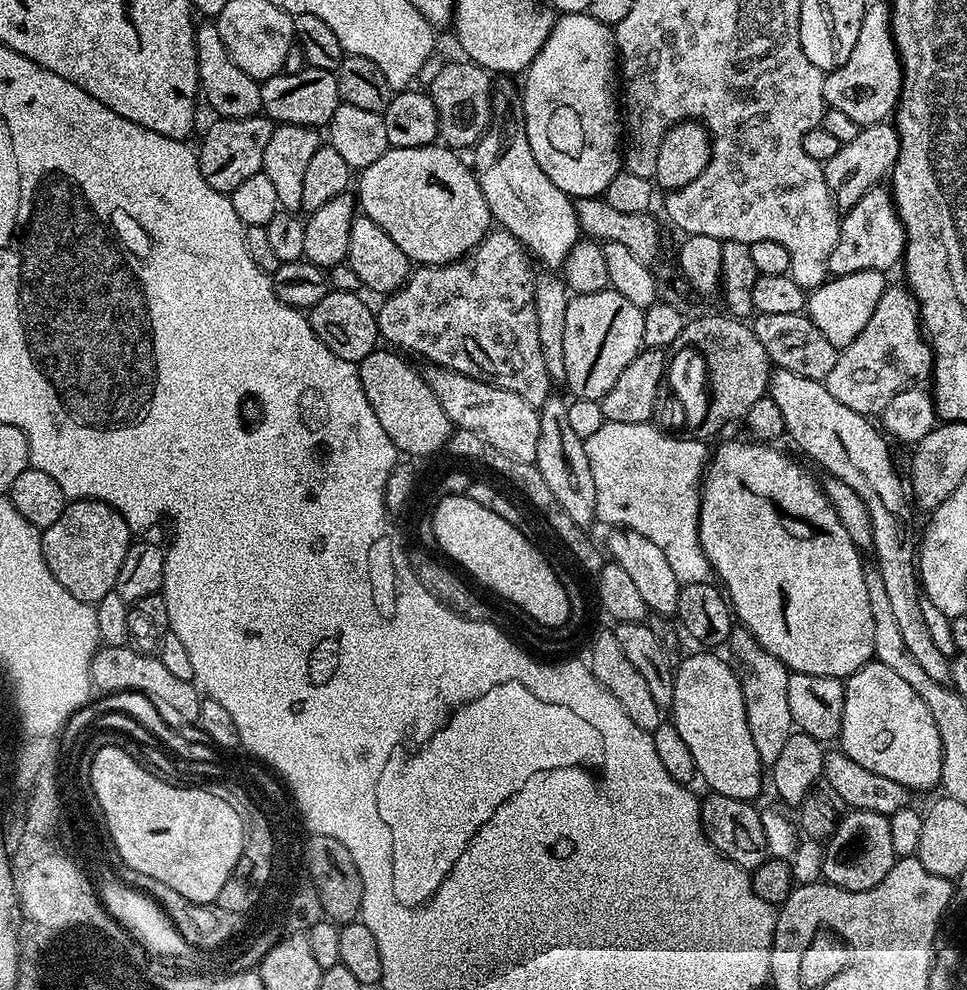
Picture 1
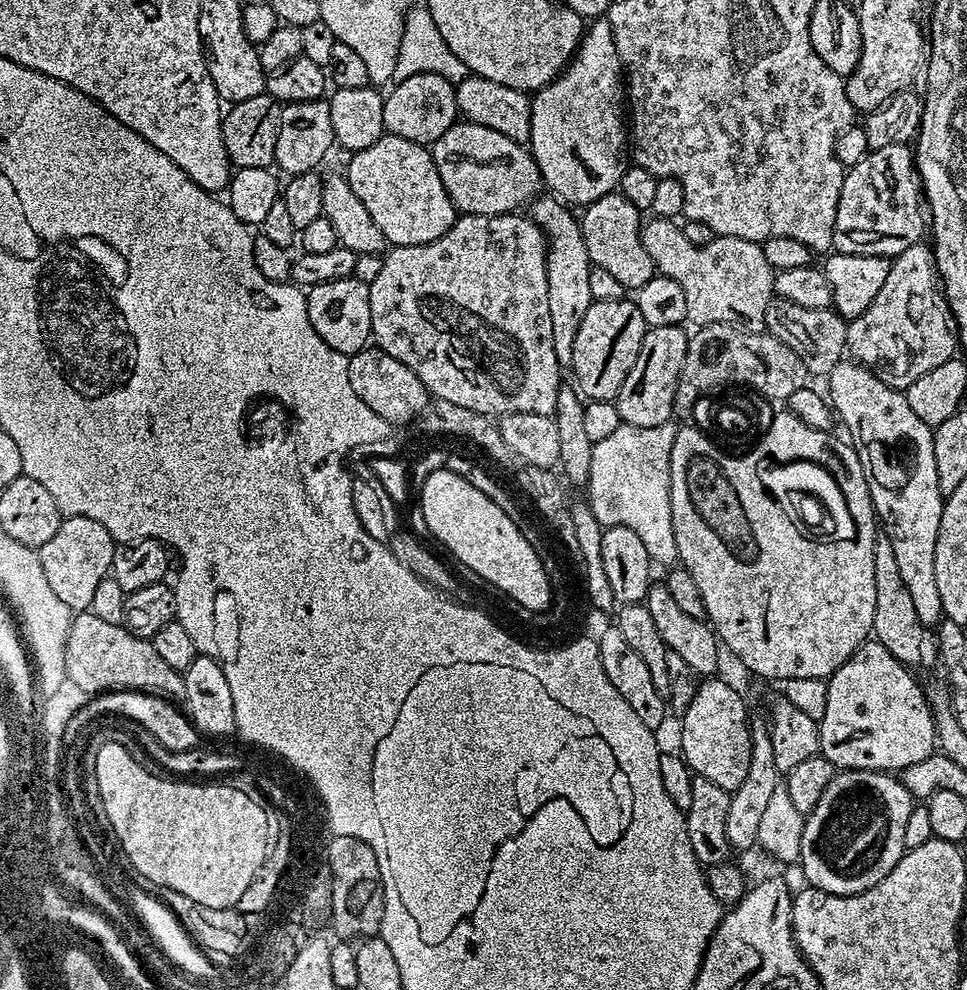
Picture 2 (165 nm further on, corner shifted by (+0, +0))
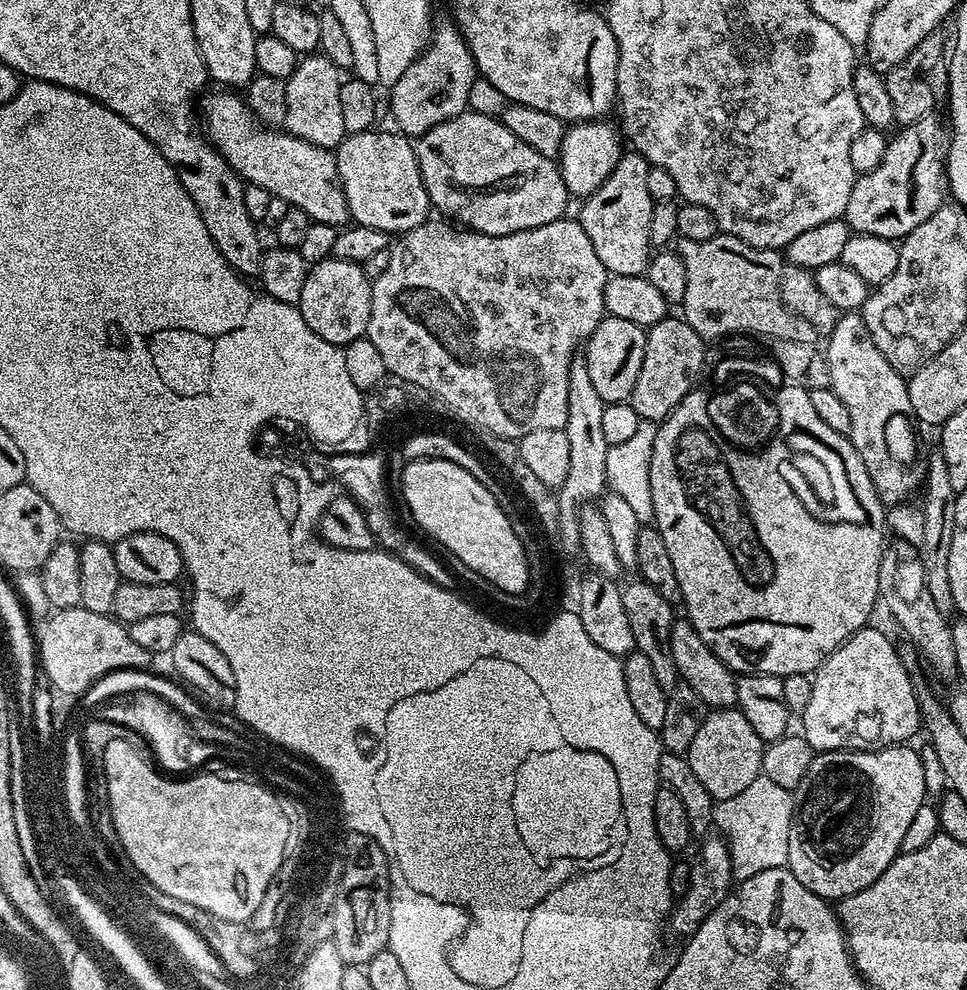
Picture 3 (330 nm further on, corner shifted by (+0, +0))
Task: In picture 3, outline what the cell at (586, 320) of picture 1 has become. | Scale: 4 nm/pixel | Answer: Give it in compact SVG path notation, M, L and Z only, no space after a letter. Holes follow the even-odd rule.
M605 315L591 332L586 359L594 390L602 394L605 404L627 401L634 390L634 382L638 382L638 370L642 370L642 358L646 354L645 329L639 328L634 322L628 322L626 318Z

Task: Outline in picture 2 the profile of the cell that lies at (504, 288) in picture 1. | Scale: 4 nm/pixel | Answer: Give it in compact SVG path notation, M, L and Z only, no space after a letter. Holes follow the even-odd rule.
M509 214L506 216L469 216L461 215L434 242L418 246L393 247L383 257L382 270L378 278L368 285L370 290L370 318L372 319L372 340L375 347L382 349L390 358L406 362L414 374L428 387L429 393L437 400L464 406L478 414L499 418L507 412L525 412L555 417L558 406L558 390L562 383L562 369L558 354L554 354L554 337L550 326L550 294L548 293L548 241L544 231L527 215Z

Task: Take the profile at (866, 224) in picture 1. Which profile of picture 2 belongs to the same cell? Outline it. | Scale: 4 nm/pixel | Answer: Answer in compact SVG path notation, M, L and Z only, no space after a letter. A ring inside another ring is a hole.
M908 144L884 146L882 149L870 150L853 168L847 169L842 182L842 194L838 198L838 210L832 227L832 248L842 254L862 254L863 256L886 256L895 258L902 254L902 250L910 250L910 246L921 243L926 236L926 204L922 199L920 176L916 172L916 157Z

